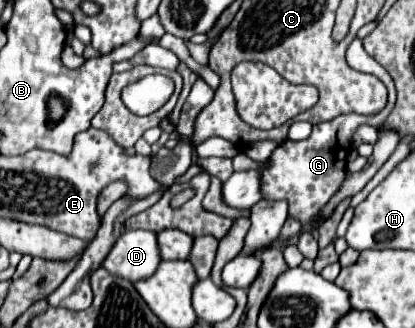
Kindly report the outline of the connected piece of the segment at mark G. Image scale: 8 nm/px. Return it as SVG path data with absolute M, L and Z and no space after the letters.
M355 38L349 48L347 48L347 64L355 70L367 72L377 76L389 90L389 102L385 106L385 110L381 110L375 116L337 116L331 122L321 122L317 126L313 126L313 132L307 140L299 140L299 142L283 142L281 146L277 146L277 150L271 152L271 156L265 160L265 166L257 168L259 172L259 180L261 180L261 196L263 200L285 200L289 204L289 218L295 218L301 222L301 226L307 224L321 224L321 210L329 204L329 200L337 194L337 190L341 188L341 184L347 178L347 154L353 146L353 134L357 132L359 126L369 124L373 128L381 128L381 124L387 120L389 112L395 106L395 84L393 78L387 74L387 70L383 70L379 66L379 62L375 62L363 48L361 38Z

